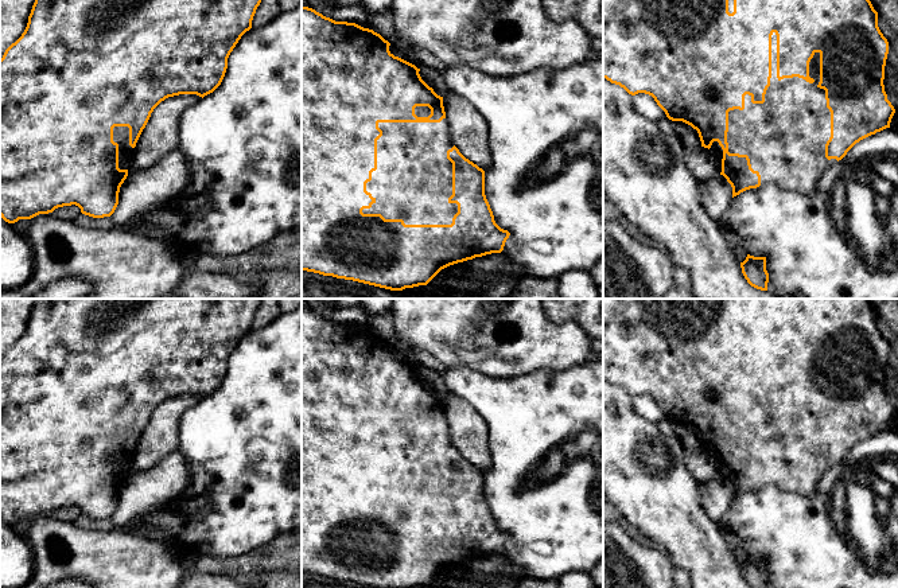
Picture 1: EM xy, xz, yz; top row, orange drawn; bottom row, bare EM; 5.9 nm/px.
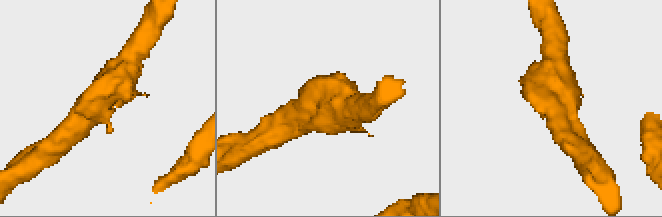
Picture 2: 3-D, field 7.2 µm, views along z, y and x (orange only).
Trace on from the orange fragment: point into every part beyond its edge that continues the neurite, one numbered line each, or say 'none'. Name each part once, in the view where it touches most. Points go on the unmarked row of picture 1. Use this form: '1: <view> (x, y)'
1: yz (784, 439)

